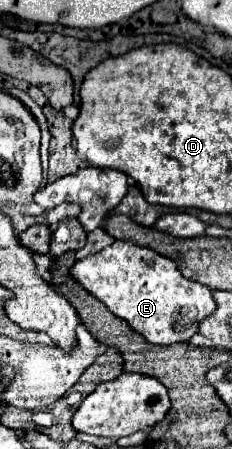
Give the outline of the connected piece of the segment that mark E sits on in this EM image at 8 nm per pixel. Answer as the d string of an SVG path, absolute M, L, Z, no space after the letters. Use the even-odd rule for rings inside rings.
M116 240L104 250L78 260L70 268L70 274L112 314L126 320L132 330L152 344L166 346L174 342L188 342L198 330L198 324L216 310L212 290L208 286L184 278L178 272L176 262L170 258L128 240Z

